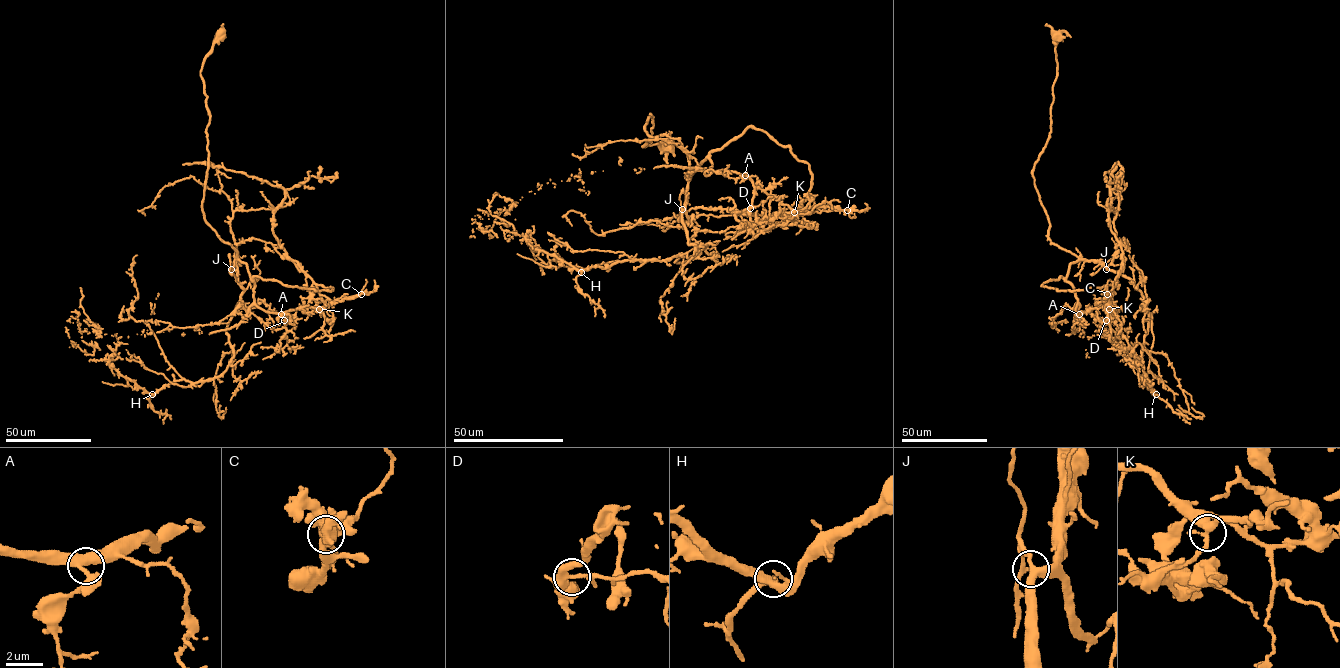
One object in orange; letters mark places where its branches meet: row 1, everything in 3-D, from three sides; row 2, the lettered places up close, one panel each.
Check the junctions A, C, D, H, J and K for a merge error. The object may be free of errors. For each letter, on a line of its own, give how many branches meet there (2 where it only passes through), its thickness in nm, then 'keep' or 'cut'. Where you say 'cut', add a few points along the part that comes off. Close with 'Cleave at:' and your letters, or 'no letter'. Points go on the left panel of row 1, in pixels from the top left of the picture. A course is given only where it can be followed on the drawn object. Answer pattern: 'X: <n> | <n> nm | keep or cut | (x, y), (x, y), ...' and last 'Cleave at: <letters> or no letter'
A: 3 | 420 nm | keep
C: 3 | 360 nm | keep
D: 3 | 360 nm | keep
H: 3 | 360 nm | keep
J: 3 | 340 nm | keep
K: 3 | 380 nm | keep
Cleave at: no letter

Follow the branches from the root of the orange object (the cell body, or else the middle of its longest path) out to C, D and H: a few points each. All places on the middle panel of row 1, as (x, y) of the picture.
C: (666, 146), (642, 146), (651, 115), (646, 133), (676, 138), (690, 174), (707, 157), (802, 214), (847, 210)
D: (666, 146), (642, 146), (651, 115), (646, 133), (676, 138), (690, 174), (707, 157), (744, 175), (750, 208)
H: (666, 146), (642, 146), (651, 115), (646, 133), (689, 160), (682, 223), (698, 252), (581, 272)

